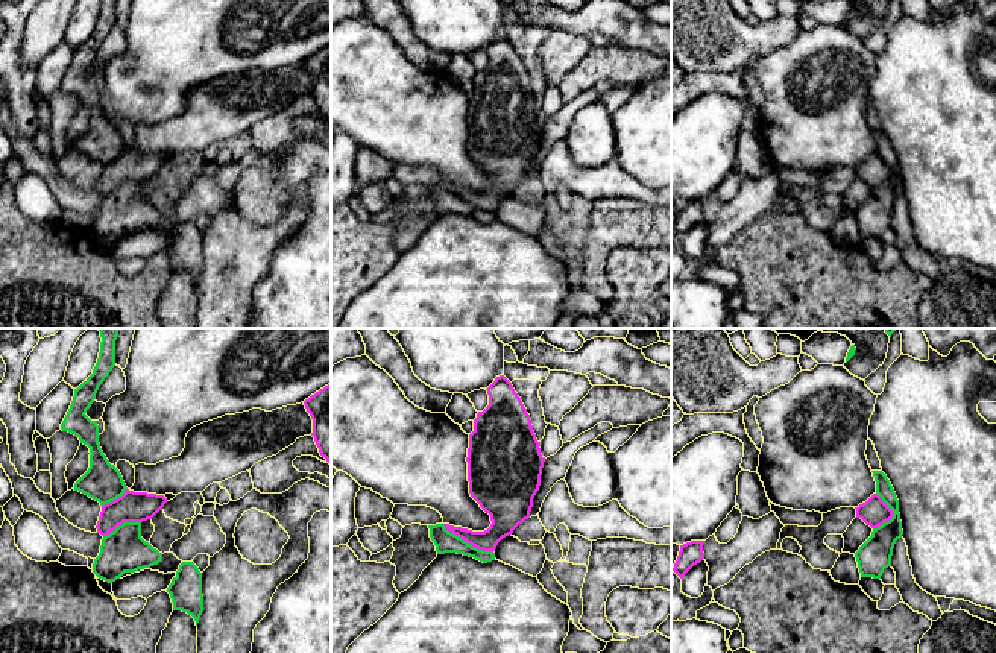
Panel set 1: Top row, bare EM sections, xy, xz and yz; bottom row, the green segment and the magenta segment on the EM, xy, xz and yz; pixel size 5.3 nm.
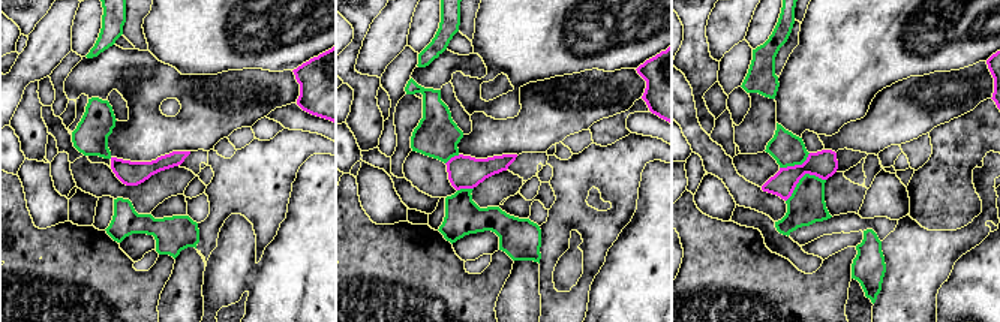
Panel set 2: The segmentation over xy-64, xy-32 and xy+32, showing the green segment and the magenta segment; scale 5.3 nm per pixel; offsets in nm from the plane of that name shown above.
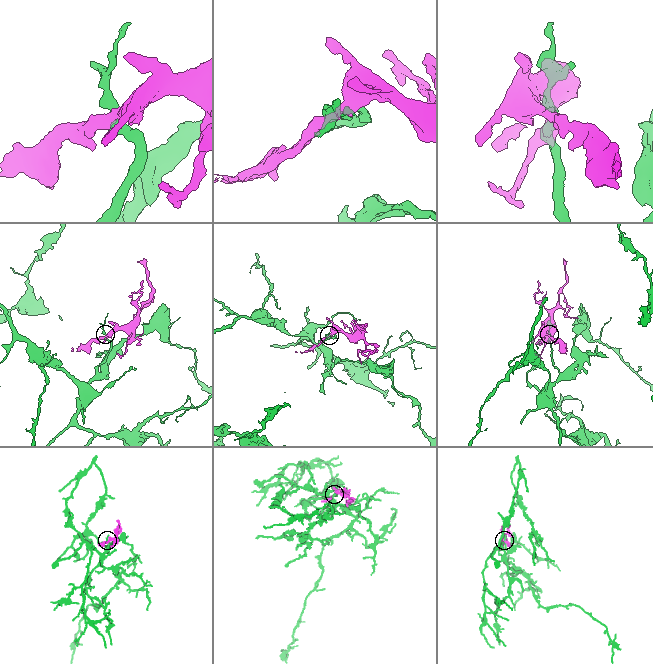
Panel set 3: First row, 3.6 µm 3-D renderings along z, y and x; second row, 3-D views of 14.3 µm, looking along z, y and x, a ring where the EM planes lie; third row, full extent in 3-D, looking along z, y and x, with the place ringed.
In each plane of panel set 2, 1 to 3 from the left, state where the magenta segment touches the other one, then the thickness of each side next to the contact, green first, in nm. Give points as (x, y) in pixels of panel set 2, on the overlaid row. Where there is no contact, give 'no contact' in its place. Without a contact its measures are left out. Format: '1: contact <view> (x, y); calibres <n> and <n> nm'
1: no contact
2: contact xy-32 (465, 189); calibres 190 and 180 nm
3: contact xy+32 (801, 178); calibres 200 and 150 nm

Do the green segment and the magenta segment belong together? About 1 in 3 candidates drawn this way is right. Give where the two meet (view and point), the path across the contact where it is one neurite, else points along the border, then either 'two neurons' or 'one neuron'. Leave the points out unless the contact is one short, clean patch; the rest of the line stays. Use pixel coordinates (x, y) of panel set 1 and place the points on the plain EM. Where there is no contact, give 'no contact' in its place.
meets green in xz at (466, 202); border along xz (442, 184), (472, 205), (492, 213); two neurons

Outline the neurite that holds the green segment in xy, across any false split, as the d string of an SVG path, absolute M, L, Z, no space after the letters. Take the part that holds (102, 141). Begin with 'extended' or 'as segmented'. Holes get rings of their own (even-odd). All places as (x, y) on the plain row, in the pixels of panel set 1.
as segmented; M102 0L97 23L93 33L74 49L71 65L61 84L62 91L79 97L80 103L90 108L90 128L74 143L79 150L105 166L124 153L128 149L120 131L109 123L99 103L97 80L85 73L96 59L96 53L105 38L115 26L115 0Z

